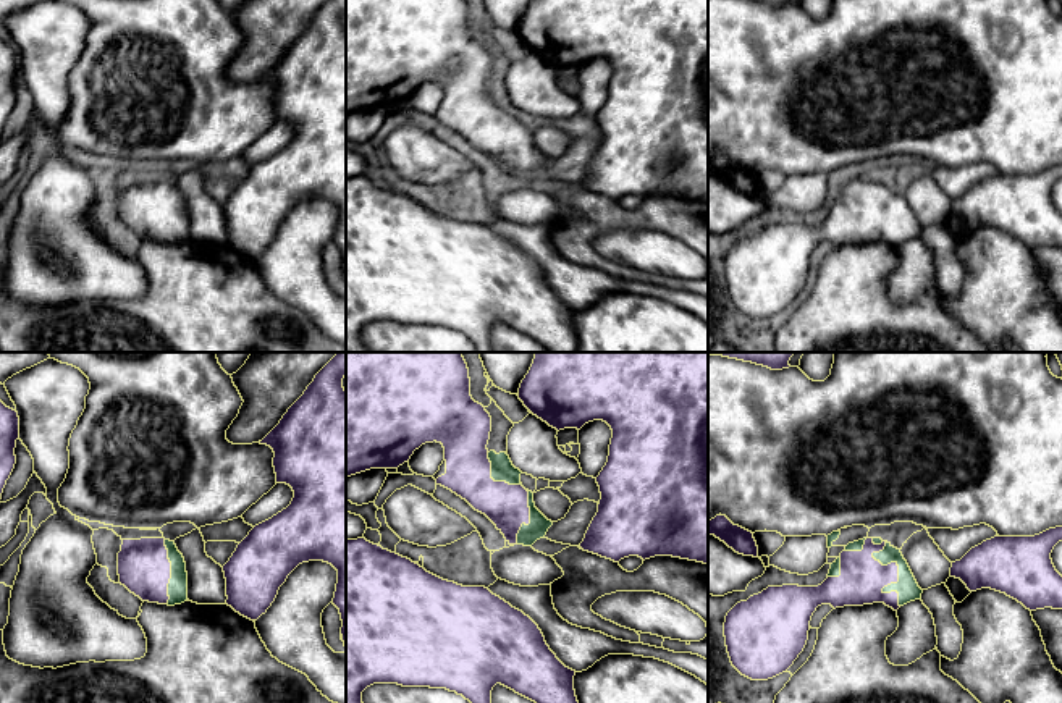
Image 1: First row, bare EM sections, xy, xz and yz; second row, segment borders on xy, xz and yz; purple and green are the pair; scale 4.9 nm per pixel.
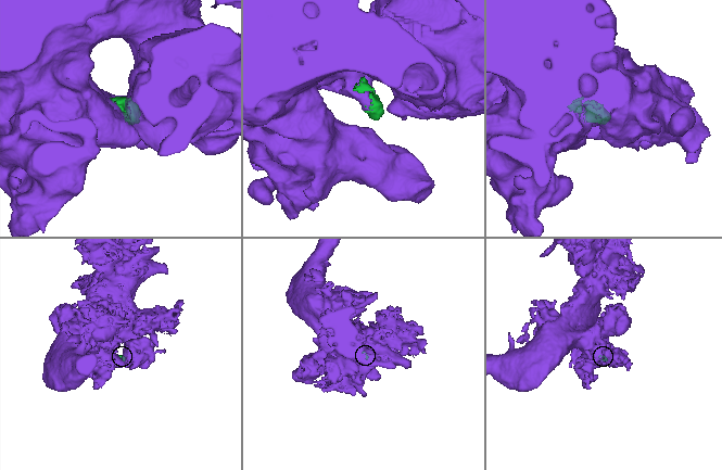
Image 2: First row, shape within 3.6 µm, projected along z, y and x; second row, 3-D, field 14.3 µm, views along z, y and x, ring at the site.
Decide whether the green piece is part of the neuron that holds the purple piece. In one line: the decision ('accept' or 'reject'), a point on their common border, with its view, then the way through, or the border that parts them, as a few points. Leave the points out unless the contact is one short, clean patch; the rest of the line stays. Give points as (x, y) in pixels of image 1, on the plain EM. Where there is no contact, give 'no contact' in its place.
accept; meets purple in yz at (897, 206)

